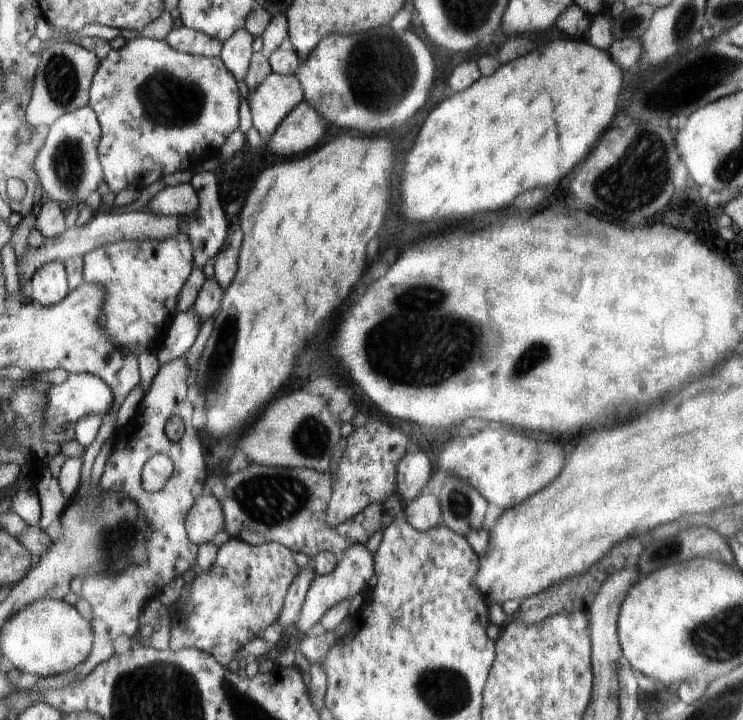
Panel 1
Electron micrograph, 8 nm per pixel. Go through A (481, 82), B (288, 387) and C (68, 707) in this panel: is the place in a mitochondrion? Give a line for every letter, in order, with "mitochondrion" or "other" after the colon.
A: other
B: other
C: other

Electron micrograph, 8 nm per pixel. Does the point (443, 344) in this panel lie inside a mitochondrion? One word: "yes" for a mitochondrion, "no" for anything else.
yes

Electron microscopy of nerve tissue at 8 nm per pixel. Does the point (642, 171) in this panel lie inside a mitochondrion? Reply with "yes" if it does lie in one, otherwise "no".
yes

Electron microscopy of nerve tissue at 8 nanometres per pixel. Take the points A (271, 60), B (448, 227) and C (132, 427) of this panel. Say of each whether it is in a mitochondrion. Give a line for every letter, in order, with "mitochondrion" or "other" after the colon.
A: other
B: other
C: other

